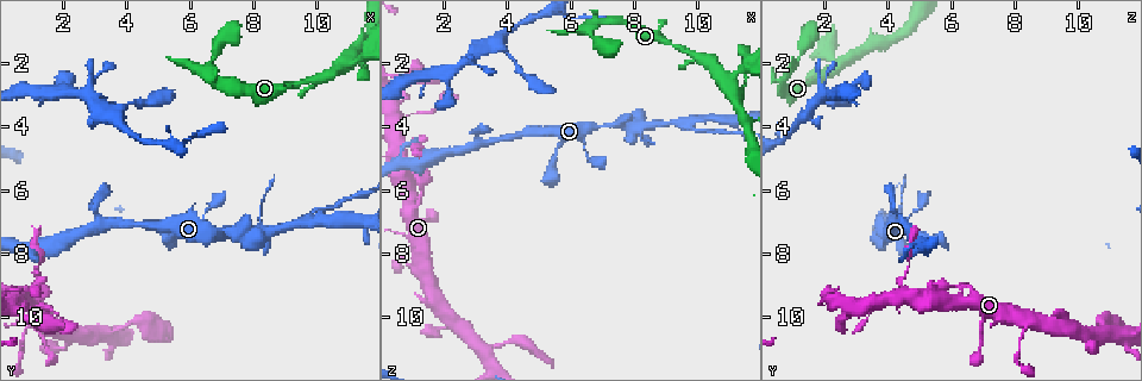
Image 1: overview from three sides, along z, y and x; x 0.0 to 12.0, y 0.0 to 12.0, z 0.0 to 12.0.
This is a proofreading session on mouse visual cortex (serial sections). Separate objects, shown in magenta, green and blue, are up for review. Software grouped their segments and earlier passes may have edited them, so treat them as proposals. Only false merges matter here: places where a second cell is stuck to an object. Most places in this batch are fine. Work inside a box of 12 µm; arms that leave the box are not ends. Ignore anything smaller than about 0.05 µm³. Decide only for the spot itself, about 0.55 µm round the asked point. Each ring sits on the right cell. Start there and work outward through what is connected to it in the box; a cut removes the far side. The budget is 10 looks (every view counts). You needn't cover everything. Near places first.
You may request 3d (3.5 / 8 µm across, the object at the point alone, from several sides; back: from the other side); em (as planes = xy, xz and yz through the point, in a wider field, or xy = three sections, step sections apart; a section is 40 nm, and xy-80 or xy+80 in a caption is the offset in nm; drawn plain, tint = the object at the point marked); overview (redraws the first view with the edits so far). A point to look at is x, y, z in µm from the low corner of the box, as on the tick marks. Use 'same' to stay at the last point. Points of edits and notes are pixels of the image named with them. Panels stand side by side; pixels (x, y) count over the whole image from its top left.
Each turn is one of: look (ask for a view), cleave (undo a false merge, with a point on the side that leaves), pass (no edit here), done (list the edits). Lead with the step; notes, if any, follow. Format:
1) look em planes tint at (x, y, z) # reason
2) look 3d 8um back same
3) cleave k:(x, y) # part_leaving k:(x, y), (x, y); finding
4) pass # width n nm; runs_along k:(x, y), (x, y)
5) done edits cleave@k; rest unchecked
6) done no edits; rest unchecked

look 3d 3.5um at (6.5, 2.4, 0.8)

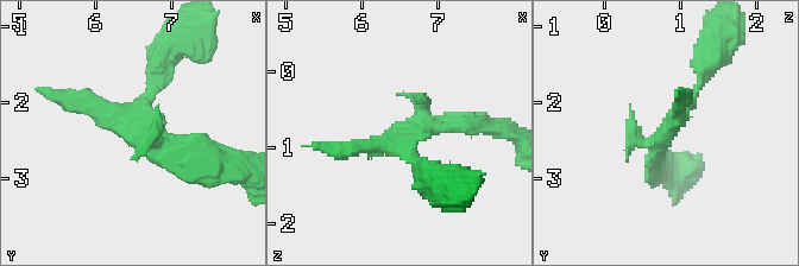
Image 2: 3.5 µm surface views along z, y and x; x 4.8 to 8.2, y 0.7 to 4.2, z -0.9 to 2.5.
look em xy step 1 plain at (6.60, 2.30, 0.80)

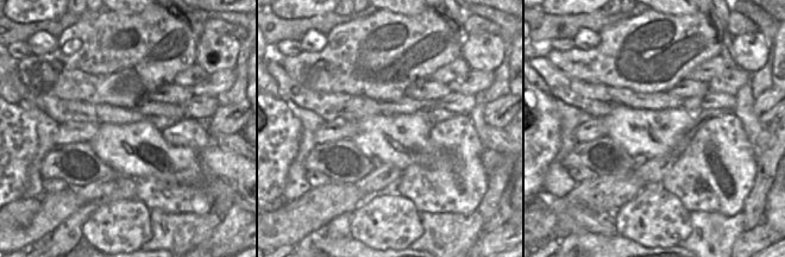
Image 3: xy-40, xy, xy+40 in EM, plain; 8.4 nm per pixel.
look em xy step 1 tint same # where the object lies

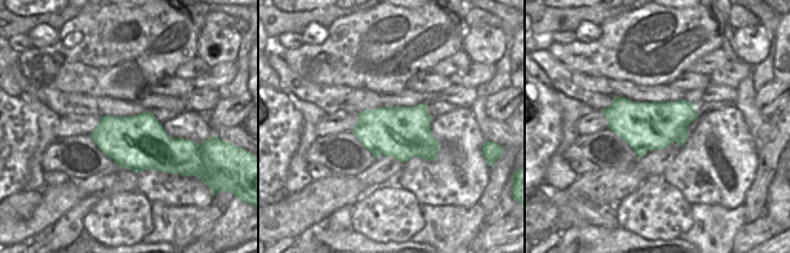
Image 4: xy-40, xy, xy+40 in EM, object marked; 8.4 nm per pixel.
pass # runs_along 2:(655, 164), (658, 141), (706, 69); all the same cell

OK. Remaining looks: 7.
look 3d 8um back at (10.9, 2.0, 2.6) # a narrow waist

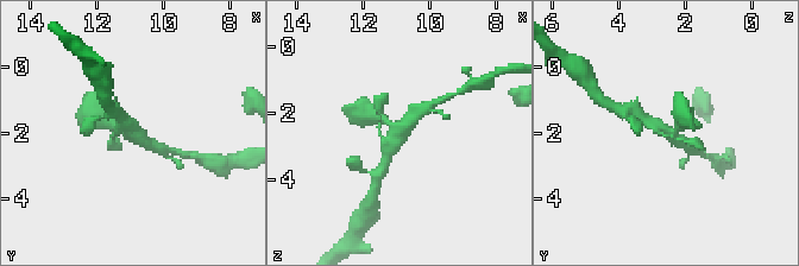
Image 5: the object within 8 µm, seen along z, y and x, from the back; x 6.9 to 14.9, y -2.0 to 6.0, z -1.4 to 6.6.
look em xy step 3 tint at (10.9, 1.9, 2.5) # arms 4; arm_widths 150, 250, 350, 350 nm

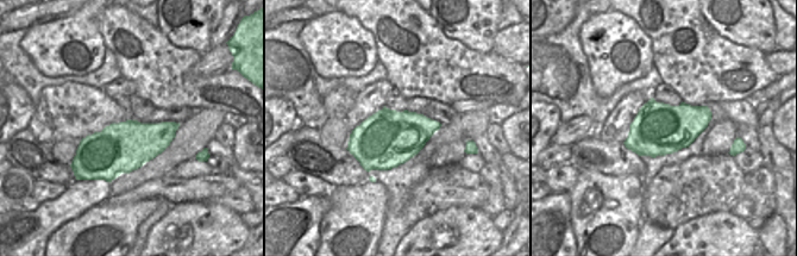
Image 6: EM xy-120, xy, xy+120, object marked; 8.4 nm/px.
pass # runs_along 5:(422, 111), (398, 133), (385, 158); continuous, no second cell

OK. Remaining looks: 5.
look 3d 3.5um at (7.6, 7.3, 4.0) # a fork

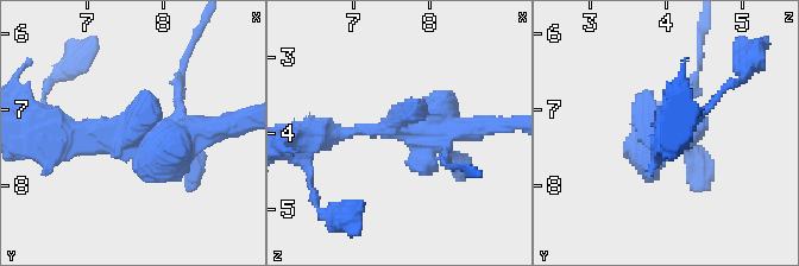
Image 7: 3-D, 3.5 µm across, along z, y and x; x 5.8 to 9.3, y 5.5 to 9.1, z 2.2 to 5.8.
look em xy step 3 tint at (7.60, 7.35, 3.95)

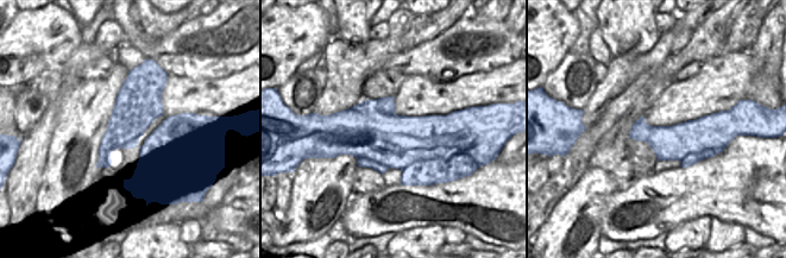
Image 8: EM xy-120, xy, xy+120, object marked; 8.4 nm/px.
look em planes tint same # cut it another way

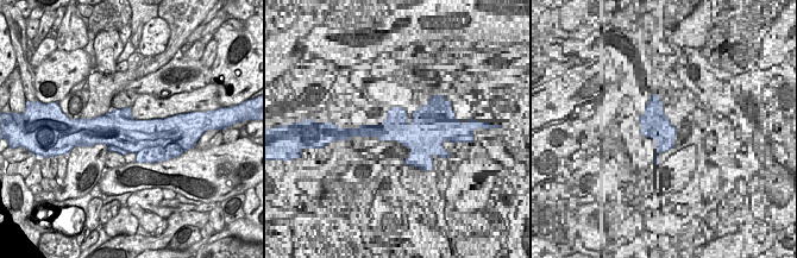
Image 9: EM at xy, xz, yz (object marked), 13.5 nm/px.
pass # runs_along 7:(319, 134), (472, 128); continuous, no second cell

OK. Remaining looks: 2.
look em planes tint at (3.2, 7.0, 4.4) # three arms meet

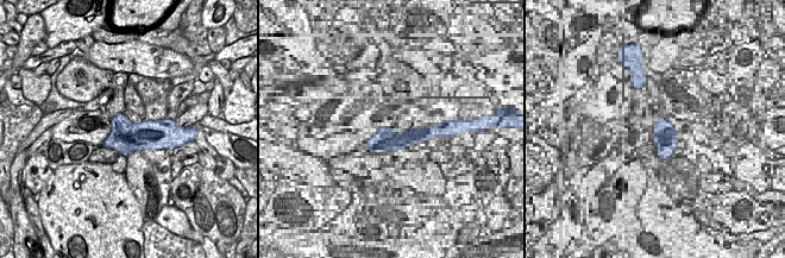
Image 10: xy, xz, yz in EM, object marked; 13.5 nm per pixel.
look 3d 3.5um same # see where the arms go

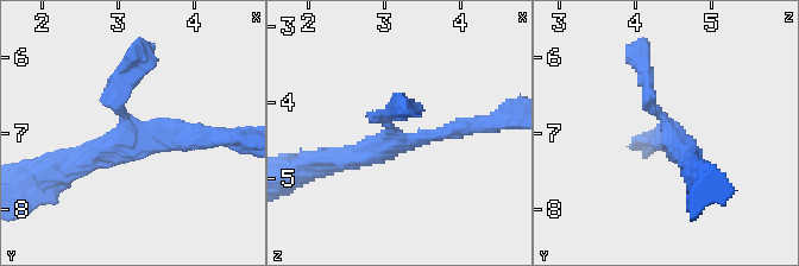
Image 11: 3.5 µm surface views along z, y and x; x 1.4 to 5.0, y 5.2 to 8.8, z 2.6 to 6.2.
pass # runs_along 11:(479, 125), (337, 158); one cell here

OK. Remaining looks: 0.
done no edits; rest unchecked

